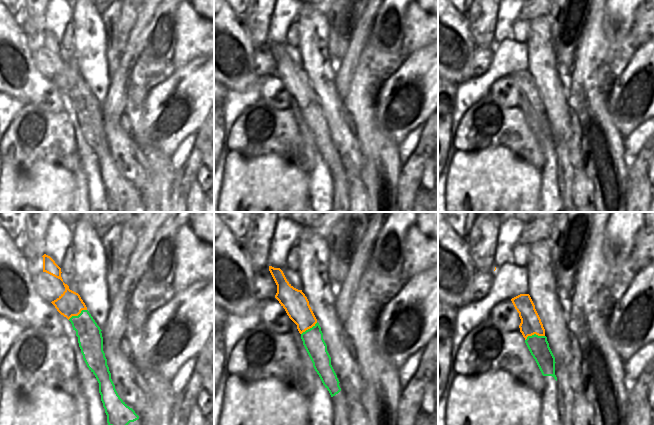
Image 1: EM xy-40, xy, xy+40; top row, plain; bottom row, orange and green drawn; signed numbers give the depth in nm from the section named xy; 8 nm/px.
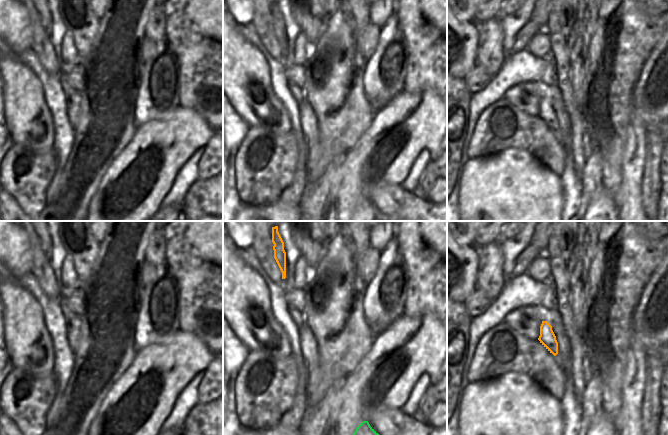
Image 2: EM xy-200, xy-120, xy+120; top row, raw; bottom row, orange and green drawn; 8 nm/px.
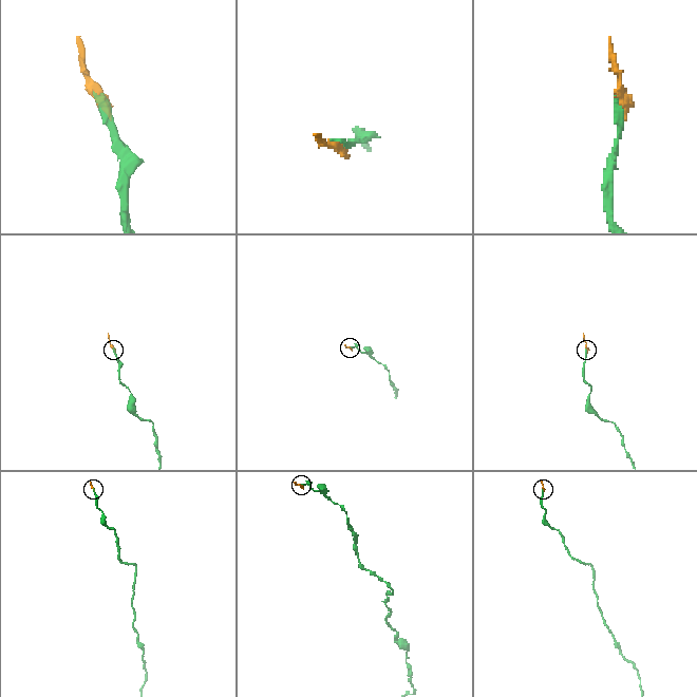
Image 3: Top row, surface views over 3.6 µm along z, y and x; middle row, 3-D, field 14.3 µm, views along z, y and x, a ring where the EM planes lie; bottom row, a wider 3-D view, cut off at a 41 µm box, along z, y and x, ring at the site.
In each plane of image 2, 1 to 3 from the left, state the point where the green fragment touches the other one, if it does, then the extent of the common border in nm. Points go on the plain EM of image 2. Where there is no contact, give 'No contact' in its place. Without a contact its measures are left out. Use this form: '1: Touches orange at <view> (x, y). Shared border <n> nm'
1: No contact
2: No contact
3: No contact.

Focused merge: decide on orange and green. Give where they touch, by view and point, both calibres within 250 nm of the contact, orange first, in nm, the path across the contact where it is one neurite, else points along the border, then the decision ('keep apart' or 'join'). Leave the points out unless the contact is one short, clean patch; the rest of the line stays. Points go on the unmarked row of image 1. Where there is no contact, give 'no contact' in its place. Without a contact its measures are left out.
xy+40 (534, 109) | 170/160 nm | join

